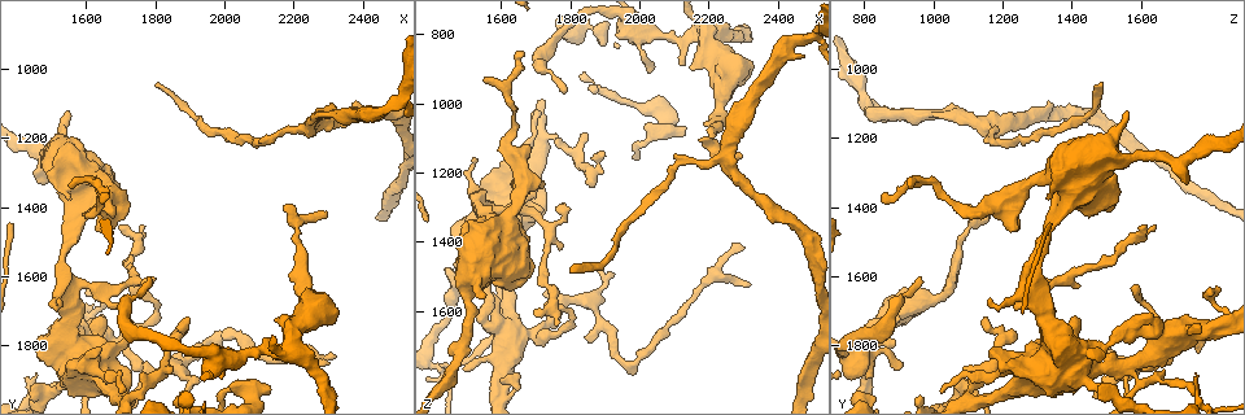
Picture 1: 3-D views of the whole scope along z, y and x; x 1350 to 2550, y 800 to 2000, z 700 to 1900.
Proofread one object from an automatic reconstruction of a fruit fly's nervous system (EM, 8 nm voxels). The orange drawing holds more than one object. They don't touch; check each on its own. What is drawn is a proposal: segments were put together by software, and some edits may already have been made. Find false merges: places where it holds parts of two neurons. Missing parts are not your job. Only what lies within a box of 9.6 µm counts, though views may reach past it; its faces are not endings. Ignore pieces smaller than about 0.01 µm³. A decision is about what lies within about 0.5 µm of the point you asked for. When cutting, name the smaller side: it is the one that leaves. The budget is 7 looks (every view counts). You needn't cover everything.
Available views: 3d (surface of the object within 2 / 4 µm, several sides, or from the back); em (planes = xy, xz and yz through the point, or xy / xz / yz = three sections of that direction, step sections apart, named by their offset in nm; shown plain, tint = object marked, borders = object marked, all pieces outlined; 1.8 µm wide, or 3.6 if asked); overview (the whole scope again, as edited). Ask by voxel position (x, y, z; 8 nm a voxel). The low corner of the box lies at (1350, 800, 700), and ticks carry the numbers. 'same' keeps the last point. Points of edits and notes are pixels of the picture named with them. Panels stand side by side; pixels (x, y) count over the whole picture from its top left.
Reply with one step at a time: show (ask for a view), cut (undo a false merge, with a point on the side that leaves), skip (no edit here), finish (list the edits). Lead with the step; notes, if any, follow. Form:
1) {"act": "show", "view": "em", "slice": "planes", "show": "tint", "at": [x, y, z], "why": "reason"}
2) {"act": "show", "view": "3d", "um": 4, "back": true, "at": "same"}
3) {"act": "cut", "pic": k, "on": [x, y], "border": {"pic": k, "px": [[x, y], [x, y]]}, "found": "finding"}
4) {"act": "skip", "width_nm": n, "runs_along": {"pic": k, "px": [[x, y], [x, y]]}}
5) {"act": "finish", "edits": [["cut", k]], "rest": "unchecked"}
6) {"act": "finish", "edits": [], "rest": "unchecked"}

{"act": "show", "view": "em", "slice": "planes", "show": "tint", "at": [2200, 1800, 800], "why": "a fork"}

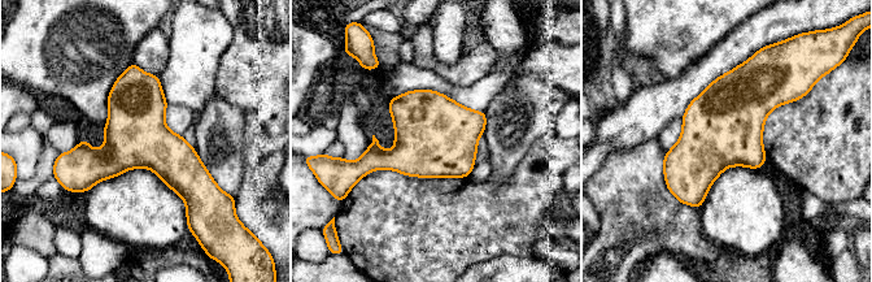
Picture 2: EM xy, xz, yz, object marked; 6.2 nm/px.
{"act": "skip", "width_nm": 380, "found": "continuous, no second neuron"}

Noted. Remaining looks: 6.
{"act": "show", "view": "em", "slice": "planes", "show": "tint", "at": [1550, 1760, 1520], "why": "touches itself"}

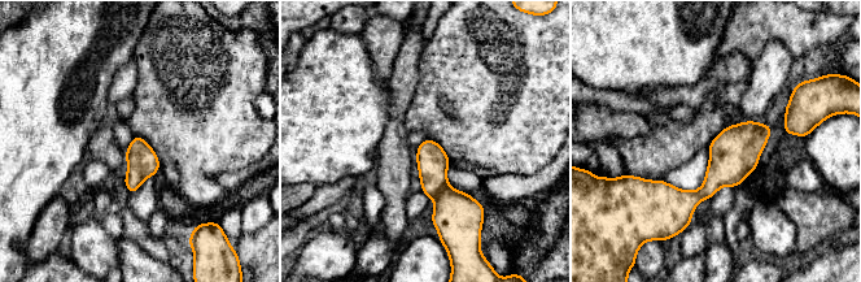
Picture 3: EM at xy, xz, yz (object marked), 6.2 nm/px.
{"act": "skip", "found": "one neuron here"}

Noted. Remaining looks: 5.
{"act": "show", "view": "3d", "um": 2, "at": [1670, 1380, 1220], "why": "calibre changes"}

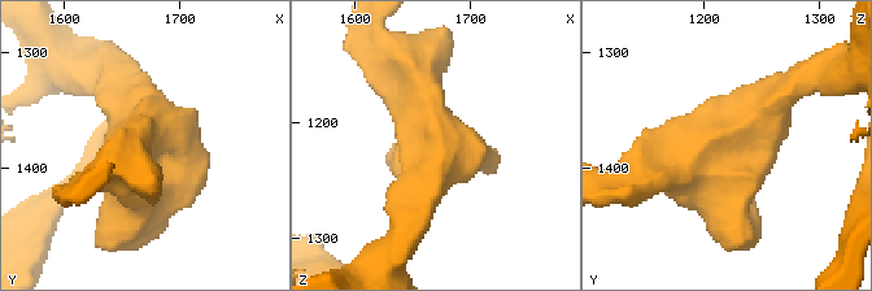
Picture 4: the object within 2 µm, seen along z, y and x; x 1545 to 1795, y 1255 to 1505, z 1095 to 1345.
{"act": "show", "view": "em", "slice": "planes", "show": "tint", "at": [1660, 1386, 1212]}

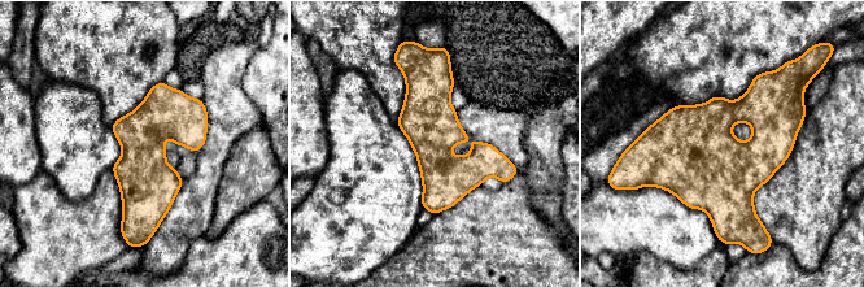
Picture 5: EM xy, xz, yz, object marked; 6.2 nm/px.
{"act": "skip", "runs_along": {"pic": 5, "px": [[428, 68], [436, 209]]}, "found": "all the same neuron"}

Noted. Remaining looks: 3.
{"act": "finish", "edits": [], "rest": "unchecked"}

